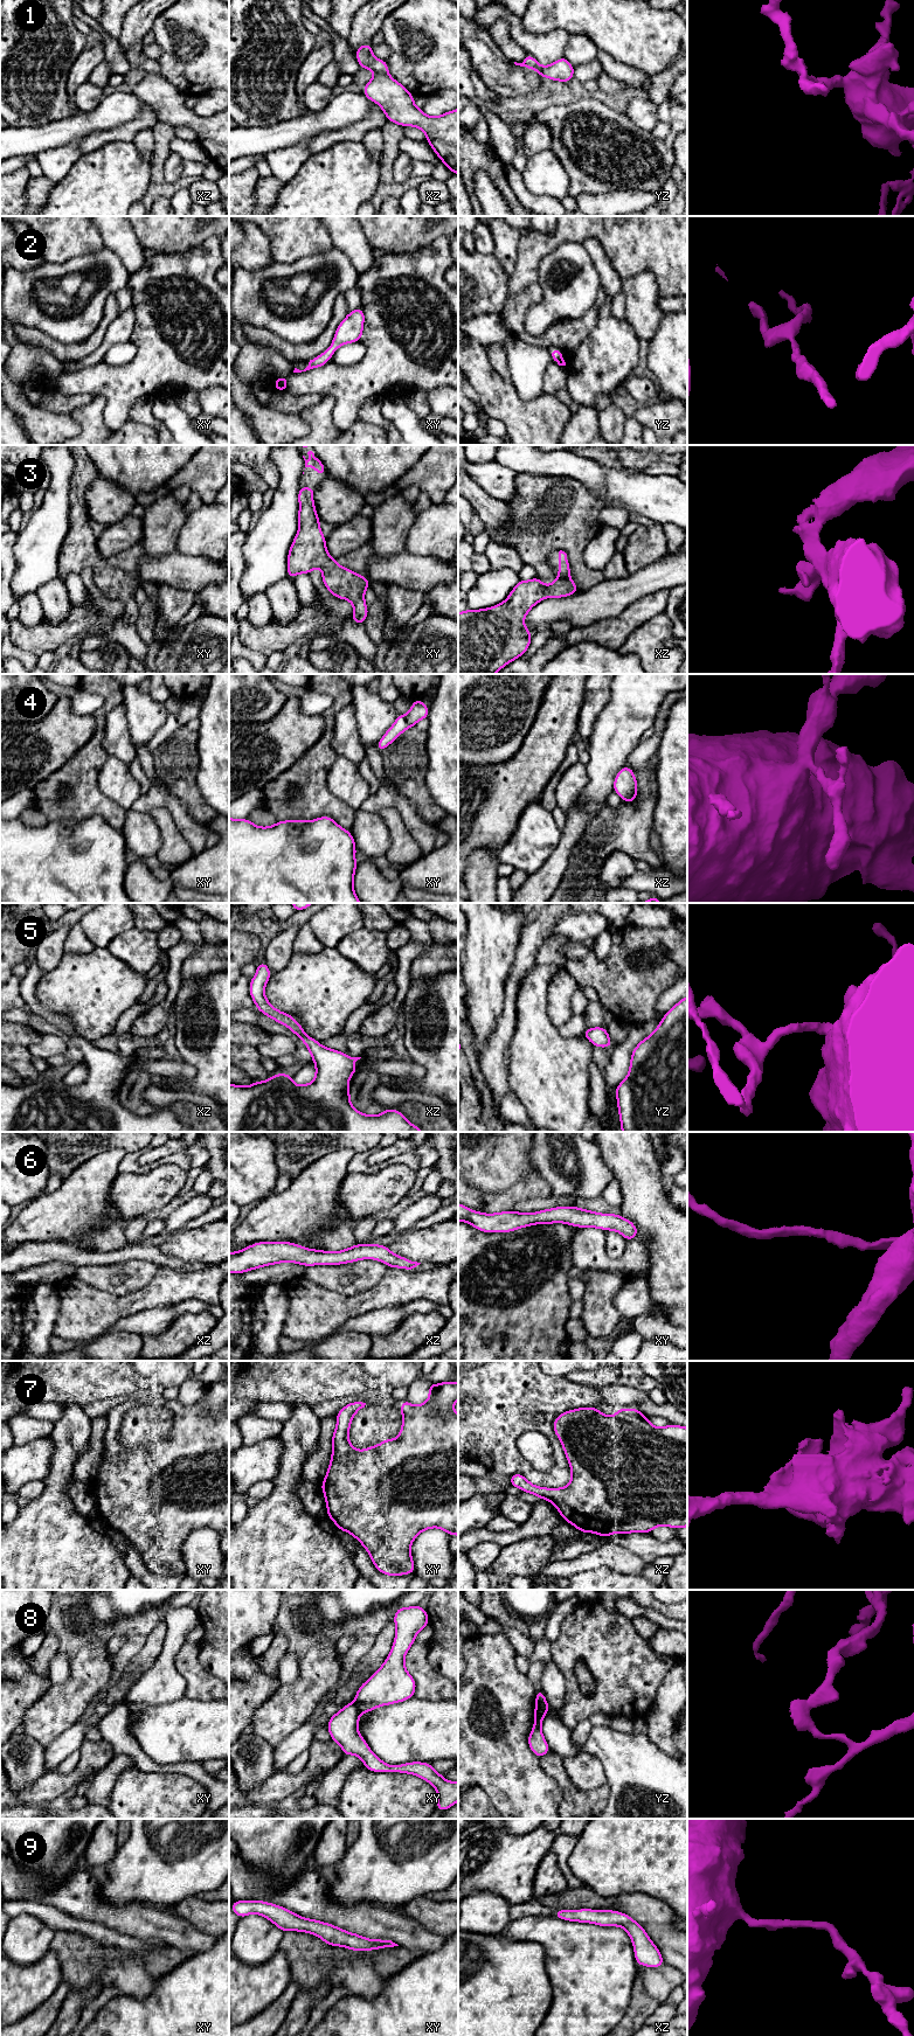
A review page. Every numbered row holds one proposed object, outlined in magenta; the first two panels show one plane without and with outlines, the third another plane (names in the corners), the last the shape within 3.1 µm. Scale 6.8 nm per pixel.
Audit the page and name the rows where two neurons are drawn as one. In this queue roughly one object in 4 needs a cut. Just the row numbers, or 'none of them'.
8

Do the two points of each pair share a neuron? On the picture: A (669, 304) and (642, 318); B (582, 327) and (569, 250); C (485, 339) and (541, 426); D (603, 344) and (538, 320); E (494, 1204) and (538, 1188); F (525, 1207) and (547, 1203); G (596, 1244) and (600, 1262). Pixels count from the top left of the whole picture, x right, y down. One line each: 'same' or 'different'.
A: different
B: different
C: different
D: different
E: same
F: same
G: same

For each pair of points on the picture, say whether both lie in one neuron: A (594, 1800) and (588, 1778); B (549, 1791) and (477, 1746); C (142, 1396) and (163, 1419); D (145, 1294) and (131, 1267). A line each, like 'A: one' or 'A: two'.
A: two
B: one
C: two
D: two

